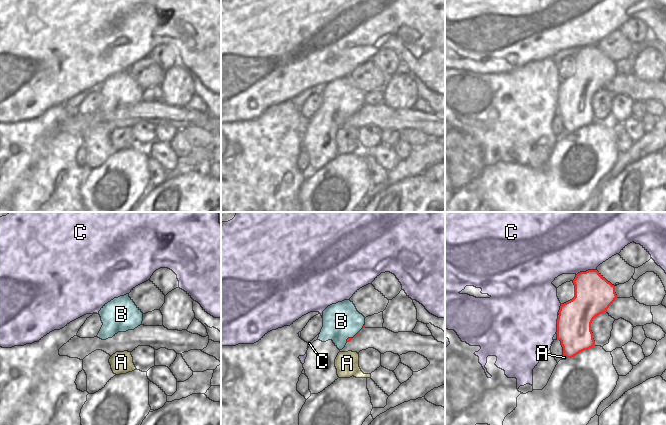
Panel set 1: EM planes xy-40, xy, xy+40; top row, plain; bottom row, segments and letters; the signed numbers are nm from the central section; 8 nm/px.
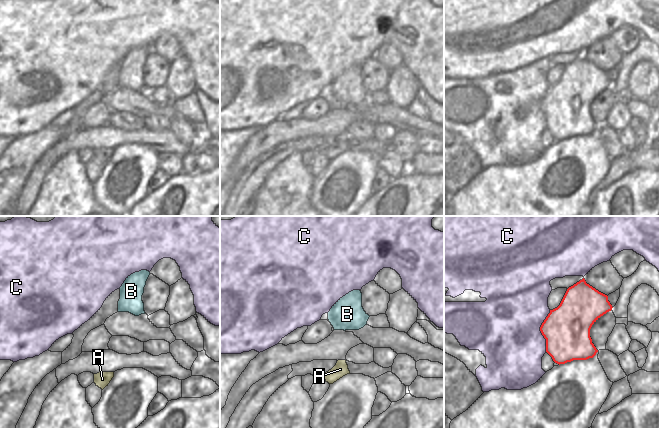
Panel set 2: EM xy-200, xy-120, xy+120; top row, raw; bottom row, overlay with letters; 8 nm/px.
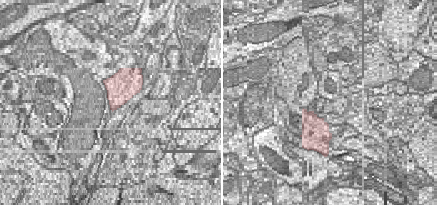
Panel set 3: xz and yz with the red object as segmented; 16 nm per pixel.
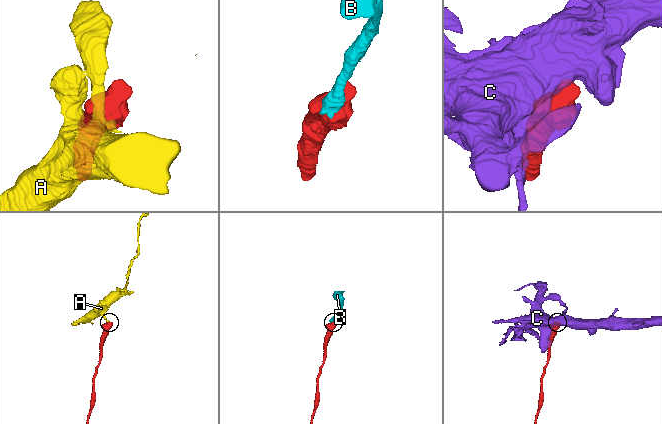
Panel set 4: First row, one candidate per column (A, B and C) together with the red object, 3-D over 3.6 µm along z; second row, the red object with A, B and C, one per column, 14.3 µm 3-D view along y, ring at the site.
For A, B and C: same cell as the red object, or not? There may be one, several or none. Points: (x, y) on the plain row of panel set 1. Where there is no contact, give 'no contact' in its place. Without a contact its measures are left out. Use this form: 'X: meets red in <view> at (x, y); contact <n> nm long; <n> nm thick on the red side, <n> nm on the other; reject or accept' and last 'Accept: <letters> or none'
A: meets red in xy+40 at (565, 131); contact 40 nm long; 280 nm thick on the red side, 30 nm on the other; reject
B: meets red in xy at (355, 111); contact 200 nm long; 30 nm thick on the red side, 300 nm on the other; accept
C: meets red in xy+40 at (586, 47); contact 180 nm long; 300 nm thick on the red side, 400 nm on the other; reject
Accept: B

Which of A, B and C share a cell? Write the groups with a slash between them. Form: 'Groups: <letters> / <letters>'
Groups: A / B / C.

